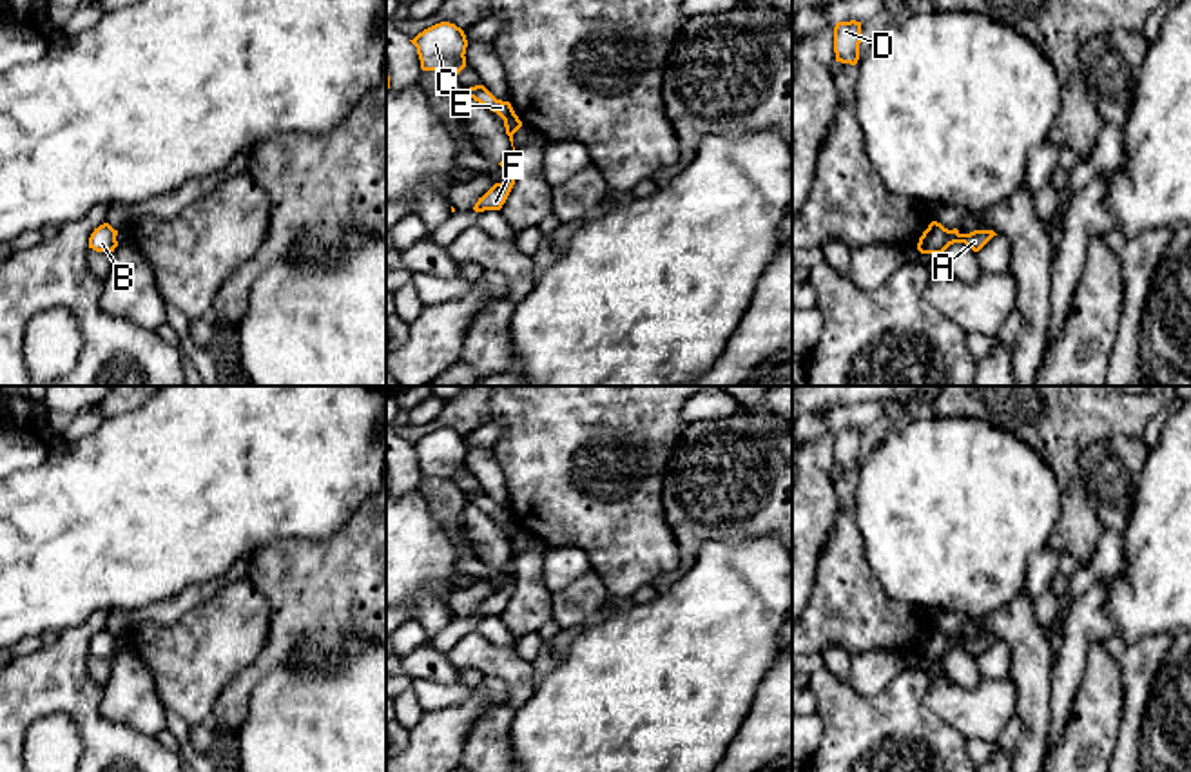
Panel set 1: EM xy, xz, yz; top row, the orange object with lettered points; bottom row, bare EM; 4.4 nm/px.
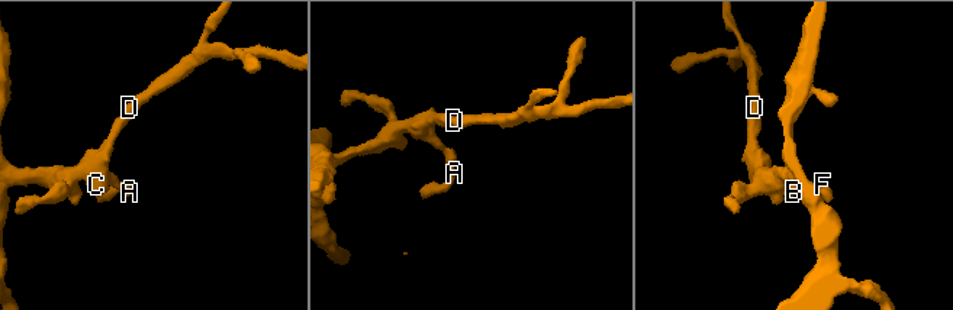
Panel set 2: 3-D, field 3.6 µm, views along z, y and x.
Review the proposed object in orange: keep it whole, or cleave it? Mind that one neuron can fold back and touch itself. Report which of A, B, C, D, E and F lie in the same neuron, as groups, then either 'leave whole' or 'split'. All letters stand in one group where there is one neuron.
A B C D E F; leave whole

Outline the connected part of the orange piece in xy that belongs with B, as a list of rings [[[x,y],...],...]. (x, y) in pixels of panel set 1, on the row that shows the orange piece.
[[[103,223],[91,234],[89,248],[96,252],[114,252],[118,246],[116,236],[118,230],[114,230],[109,223]]]

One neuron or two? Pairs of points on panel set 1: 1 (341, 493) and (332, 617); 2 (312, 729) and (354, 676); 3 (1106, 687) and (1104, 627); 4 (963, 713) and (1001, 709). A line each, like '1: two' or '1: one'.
1: two
2: one
3: two
4: one

